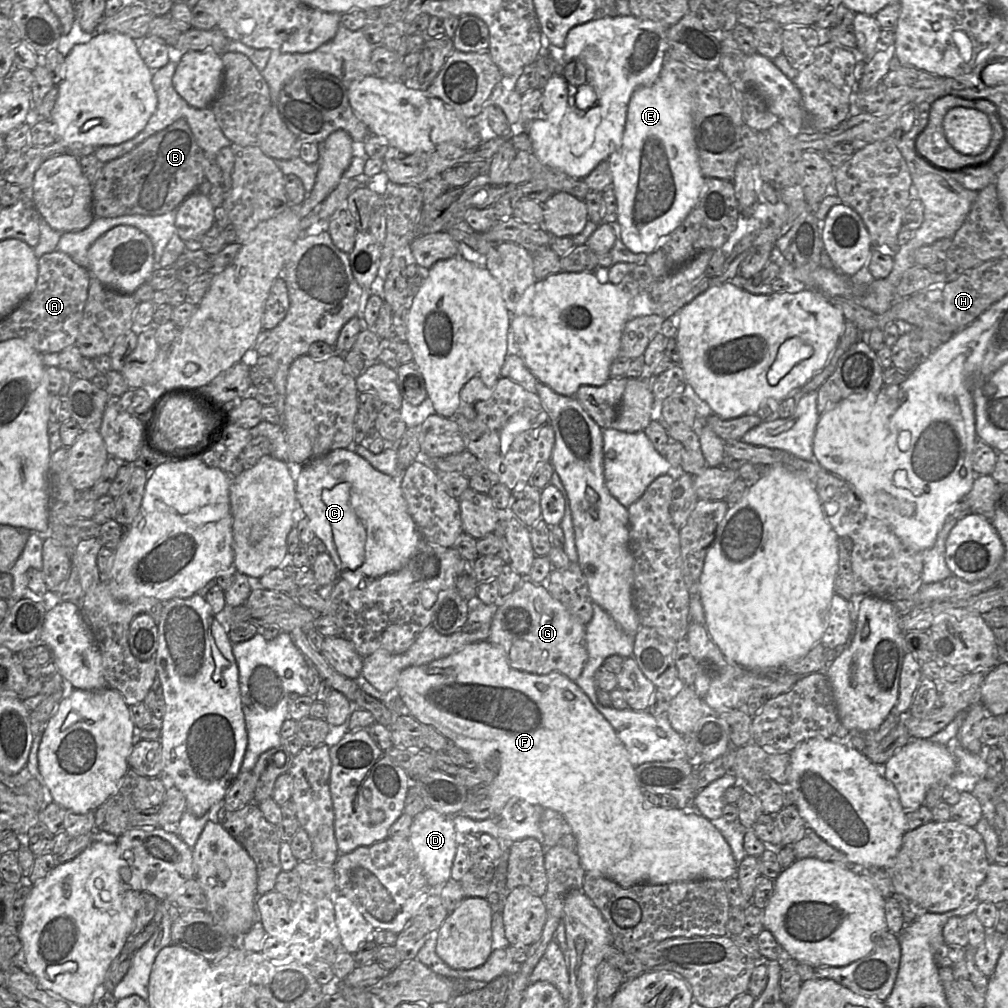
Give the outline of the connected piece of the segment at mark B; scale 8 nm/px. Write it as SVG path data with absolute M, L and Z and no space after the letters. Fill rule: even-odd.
M181 118L151 135L131 151L104 163L92 184L95 217L140 214L155 216L177 210L183 200L205 180L204 152L186 120Z

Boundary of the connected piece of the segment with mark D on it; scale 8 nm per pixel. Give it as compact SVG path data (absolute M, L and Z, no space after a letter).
M427 808L413 818L410 827L410 843L430 887L439 887L449 879L457 847L457 831L453 816L446 816Z

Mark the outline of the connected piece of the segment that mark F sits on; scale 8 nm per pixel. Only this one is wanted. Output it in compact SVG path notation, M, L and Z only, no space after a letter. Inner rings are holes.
M491 641L472 643L461 651L445 658L434 660L421 666L405 668L399 675L396 686L399 696L407 709L420 723L435 728L453 744L468 752L486 776L488 798L493 808L493 817L500 817L511 798L524 800L532 805L541 806L560 813L568 822L576 838L576 853L581 866L589 875L608 878L622 887L639 883L651 885L669 884L672 882L694 881L702 879L726 880L737 877L737 866L731 849L718 829L696 807L663 807L647 802L635 777L635 767L631 764L627 750L616 735L615 730L606 718L594 707L589 697L575 681L555 672L549 675L535 675L514 669L508 660L504 647Z

